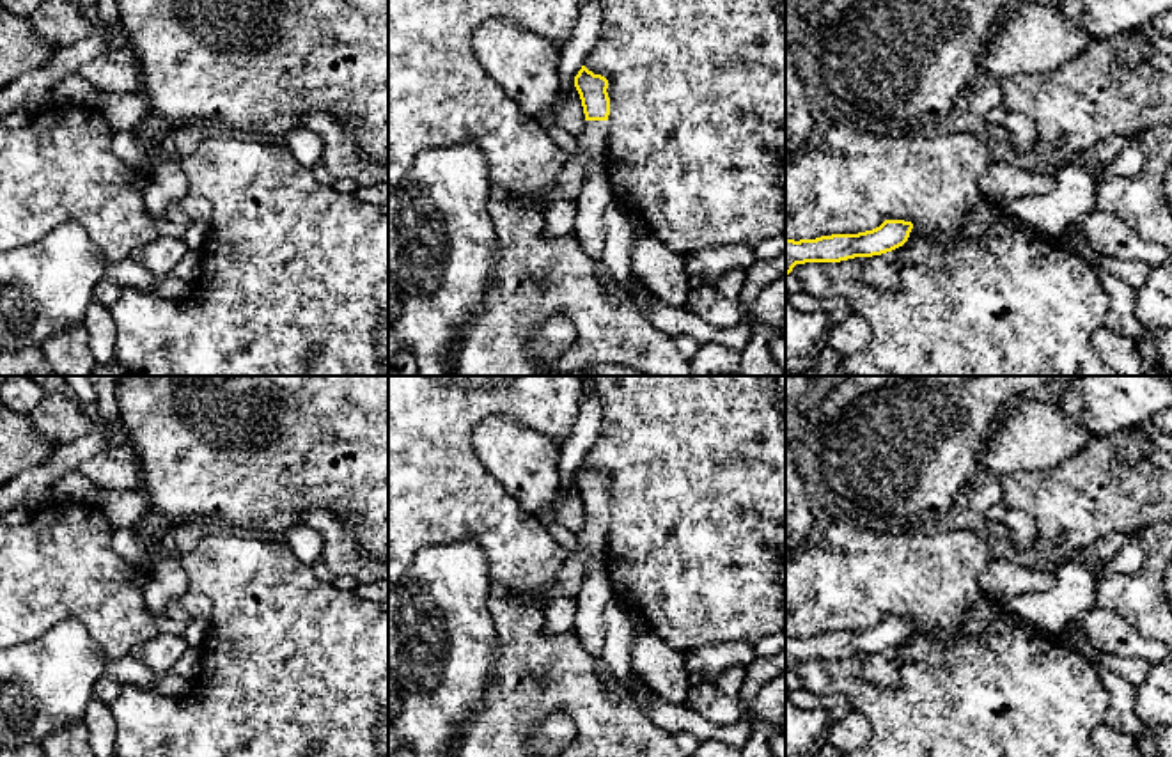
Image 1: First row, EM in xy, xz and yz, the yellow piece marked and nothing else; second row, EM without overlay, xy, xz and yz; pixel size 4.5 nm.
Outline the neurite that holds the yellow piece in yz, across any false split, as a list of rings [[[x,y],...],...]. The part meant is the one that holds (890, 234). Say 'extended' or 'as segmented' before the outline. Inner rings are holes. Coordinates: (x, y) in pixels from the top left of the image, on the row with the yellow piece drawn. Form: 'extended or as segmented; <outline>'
as segmented; [[[885,220],[879,227],[858,234],[832,234],[800,241],[785,239],[785,275],[796,264],[840,262],[892,252],[908,241],[911,229],[911,222]]]

